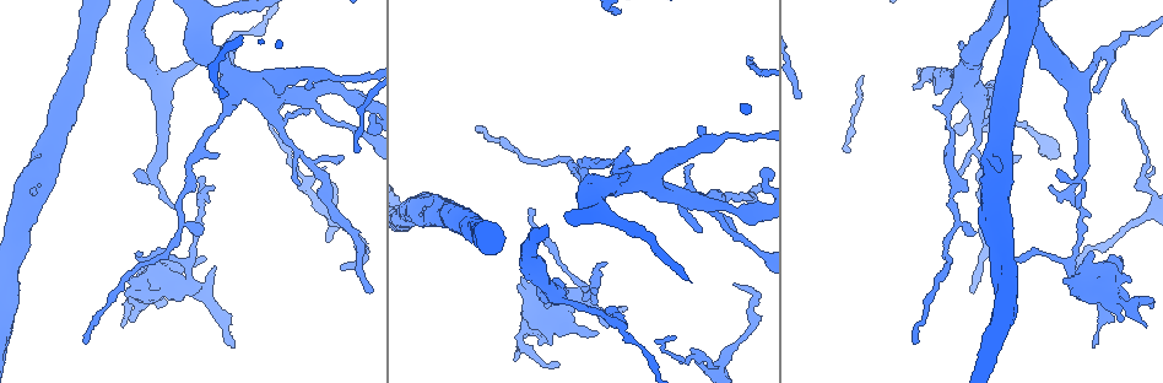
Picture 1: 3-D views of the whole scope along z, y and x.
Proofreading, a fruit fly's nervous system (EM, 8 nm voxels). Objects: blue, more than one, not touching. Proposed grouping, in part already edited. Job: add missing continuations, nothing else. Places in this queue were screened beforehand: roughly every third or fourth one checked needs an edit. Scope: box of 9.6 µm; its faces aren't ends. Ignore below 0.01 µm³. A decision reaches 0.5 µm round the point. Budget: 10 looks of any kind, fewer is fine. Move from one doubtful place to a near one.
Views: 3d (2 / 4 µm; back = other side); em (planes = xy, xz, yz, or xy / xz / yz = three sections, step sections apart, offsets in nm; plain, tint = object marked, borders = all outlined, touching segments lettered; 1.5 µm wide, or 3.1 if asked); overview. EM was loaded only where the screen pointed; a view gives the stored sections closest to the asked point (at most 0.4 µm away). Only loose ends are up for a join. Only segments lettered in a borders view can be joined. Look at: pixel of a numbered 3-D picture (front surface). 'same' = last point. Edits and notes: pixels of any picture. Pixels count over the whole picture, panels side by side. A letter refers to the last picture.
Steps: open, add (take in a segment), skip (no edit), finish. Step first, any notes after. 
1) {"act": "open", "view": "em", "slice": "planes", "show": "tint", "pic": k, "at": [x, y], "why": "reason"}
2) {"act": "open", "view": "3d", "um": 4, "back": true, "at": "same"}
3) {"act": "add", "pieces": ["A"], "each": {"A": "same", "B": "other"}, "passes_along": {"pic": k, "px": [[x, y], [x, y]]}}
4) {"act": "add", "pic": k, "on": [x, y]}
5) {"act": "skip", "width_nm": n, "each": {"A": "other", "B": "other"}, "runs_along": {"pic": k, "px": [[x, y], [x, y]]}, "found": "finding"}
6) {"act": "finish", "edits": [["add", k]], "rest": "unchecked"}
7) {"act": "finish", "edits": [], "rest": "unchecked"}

{"act": "open", "view": "em", "slice": "planes", "show": "borders", "pic": 1, "at": [200, 228], "why": "an open end"}

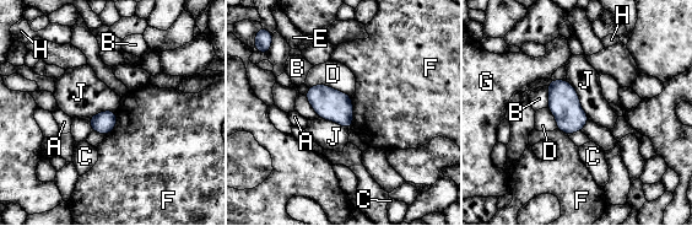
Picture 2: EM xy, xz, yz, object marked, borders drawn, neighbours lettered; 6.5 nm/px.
{"act": "skip", "width_nm": 140, "each": {"A": "other", "B": "other", "C": "other", "D": "other", "E": "other", "F": "other", "G": "other", "H": "other", "J": "other"}, "border": {"pic": 2, "px": [[566, 80], [590, 119]]}, "found": "no lettered segment goes on from it"}

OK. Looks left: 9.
{"act": "open", "view": "3d", "um": 4, "back": true, "pic": 1, "at": [1153, 168], "why": "tapers out"}

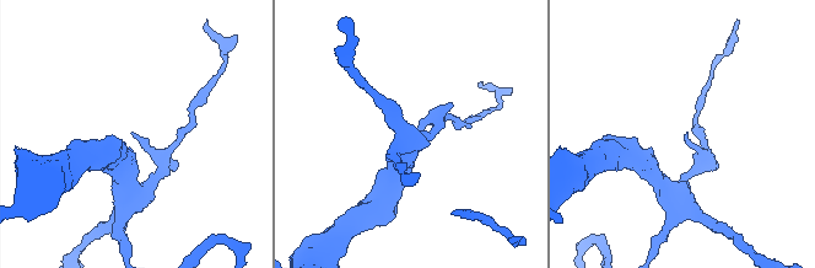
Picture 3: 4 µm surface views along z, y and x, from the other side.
{"act": "open", "view": "em", "slice": "planes", "show": "borders", "pic": 3, "at": [686, 134]}

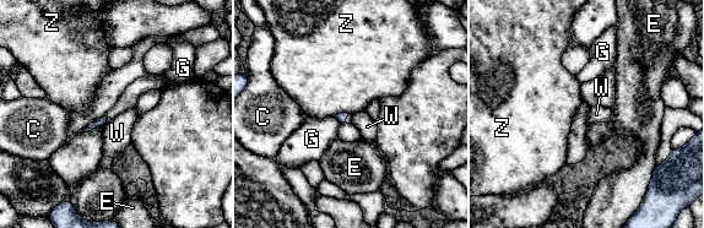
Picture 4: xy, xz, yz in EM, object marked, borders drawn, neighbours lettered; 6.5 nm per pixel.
{"act": "skip", "longest_contact_nm": ["G", 220], "each": {"C": "other", "E": "other", "G": "other", "W": "other", "Z": "other"}, "border": {"pic": 4, "px": [[348, 113], [337, 113], [334, 117]]}, "found": "no lettered segment goes on from it"}

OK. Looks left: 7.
{"act": "open", "view": "em", "slice": "planes", "show": "borders", "pic": 1, "at": [735, 286], "why": "long arm stops here"}

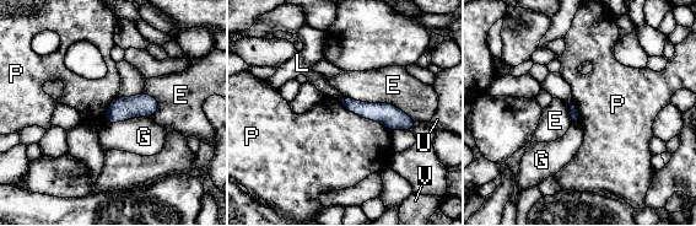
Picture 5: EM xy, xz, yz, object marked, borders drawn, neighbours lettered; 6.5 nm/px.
{"act": "skip", "each": {"E": "other", "G": "other", "L": "other", "P": "other", "U": "other", "V": "other"}, "found": "no lettered segment goes on from it"}

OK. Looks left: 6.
{"act": "open", "view": "3d", "um": 4, "pic": 1, "at": [596, 294], "why": "branch stops here"}

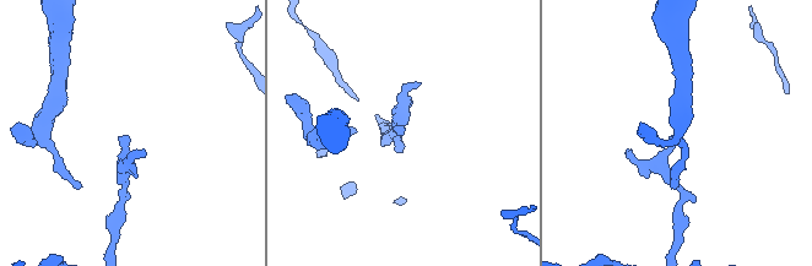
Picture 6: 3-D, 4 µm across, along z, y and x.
{"act": "open", "view": "em", "slice": "yz", "step": 4, "show": "tint", "pic": 6, "at": [401, 134]}

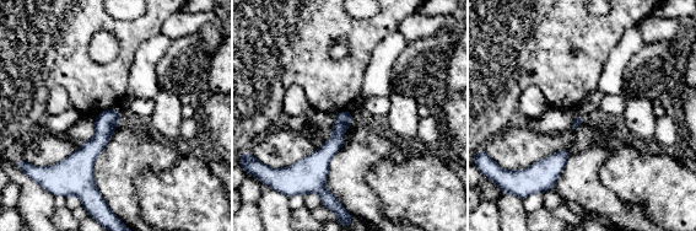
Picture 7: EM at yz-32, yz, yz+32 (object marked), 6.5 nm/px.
{"act": "open", "view": "em", "slice": "planes", "show": "borders", "at": "same"}

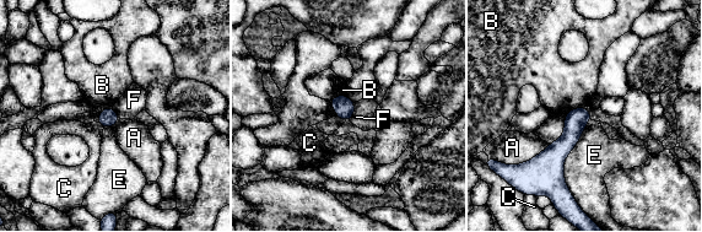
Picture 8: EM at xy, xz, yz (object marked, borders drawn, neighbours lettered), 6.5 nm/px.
{"act": "skip", "each": {"A": "other", "B": "other", "C": "other", "E": "other", "F": "other"}, "found": "no lettered segment goes on from it"}

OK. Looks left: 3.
{"act": "finish", "edits": [], "rest": "unchecked"}

